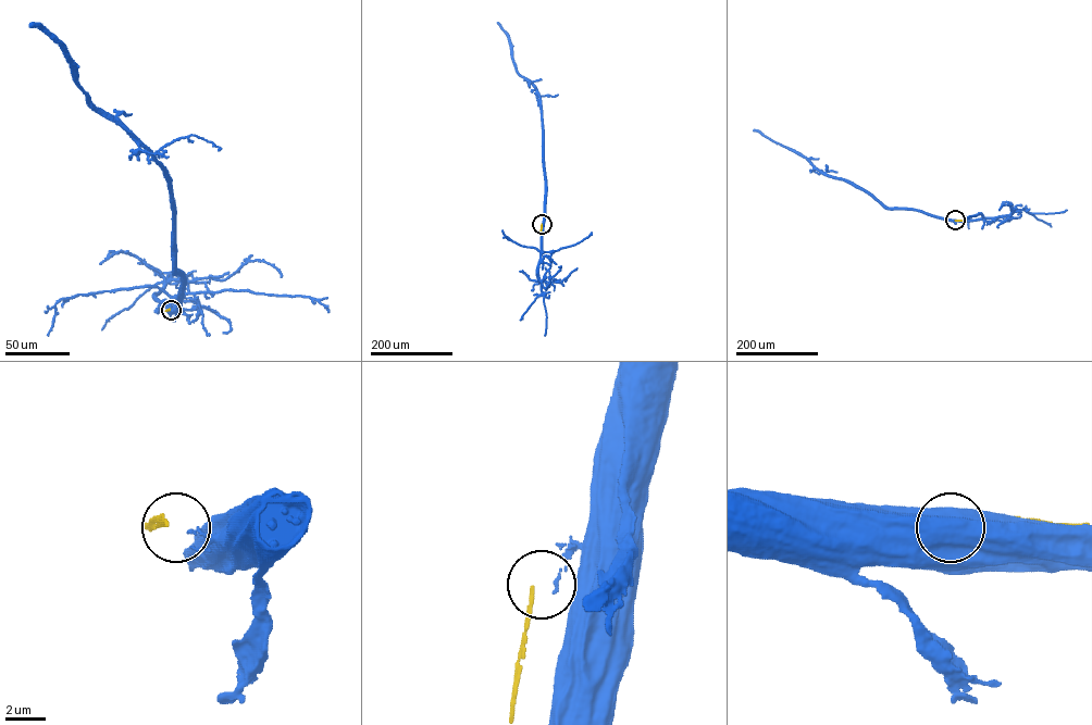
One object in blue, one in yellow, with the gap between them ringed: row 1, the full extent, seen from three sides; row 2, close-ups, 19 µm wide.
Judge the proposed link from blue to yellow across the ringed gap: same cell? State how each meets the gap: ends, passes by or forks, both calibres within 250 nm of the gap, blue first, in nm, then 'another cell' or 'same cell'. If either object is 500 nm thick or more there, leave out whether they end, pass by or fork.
blue ends there; yellow ends there; 150 nm thick on the blue side, 200 nm on the other; another cell

